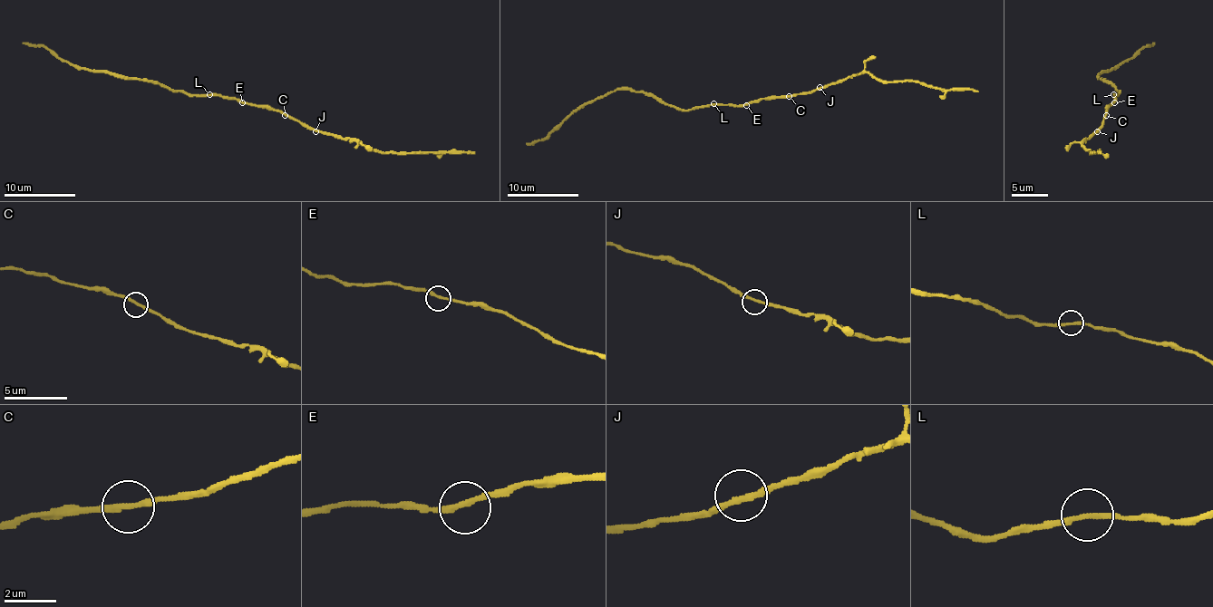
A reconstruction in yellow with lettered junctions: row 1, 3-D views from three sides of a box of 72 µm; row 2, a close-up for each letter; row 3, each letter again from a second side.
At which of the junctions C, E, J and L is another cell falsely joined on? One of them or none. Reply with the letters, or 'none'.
none

